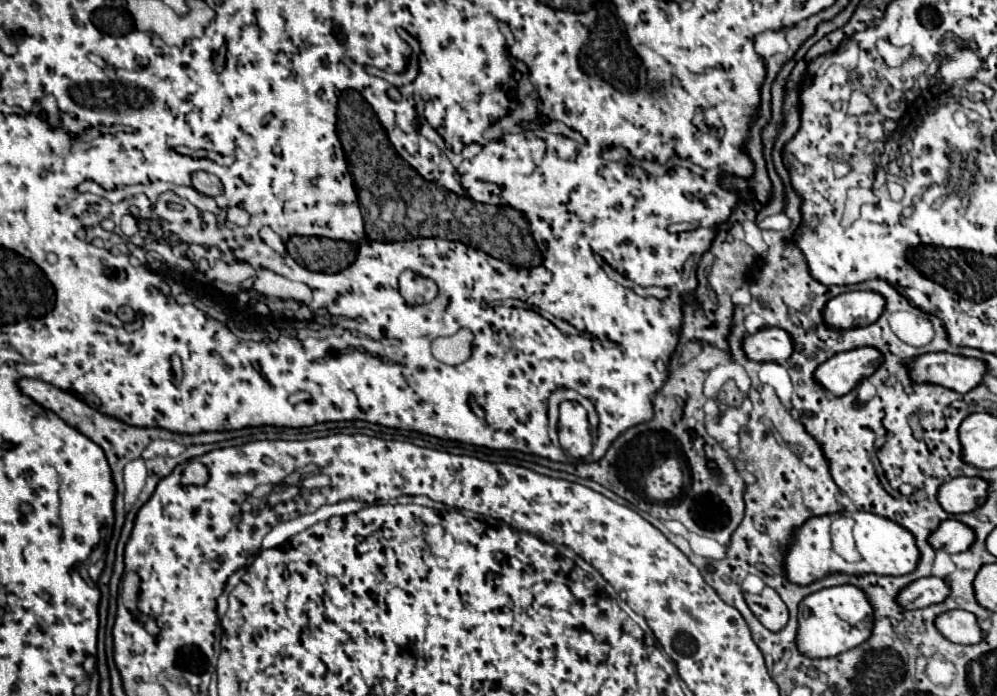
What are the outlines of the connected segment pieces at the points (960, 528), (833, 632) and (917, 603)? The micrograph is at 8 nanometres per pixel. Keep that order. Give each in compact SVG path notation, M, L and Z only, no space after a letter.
M955 519L943 521L931 535L929 535L929 545L937 551L947 551L947 553L961 553L969 549L969 543L973 543L973 531L965 527L963 523Z
M853 585L829 587L829 589L821 589L817 593L807 595L799 603L797 623L799 623L797 627L799 653L811 659L835 657L843 651L849 651L861 645L865 639L869 639L873 629L873 607L869 607L865 593L857 591L857 587Z
M925 577L903 587L897 593L895 601L899 607L913 611L929 607L933 603L941 603L945 595L949 595L949 587L945 587L945 581L941 577Z

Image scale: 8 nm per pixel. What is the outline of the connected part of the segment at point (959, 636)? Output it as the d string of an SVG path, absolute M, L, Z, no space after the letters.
M961 609L945 611L935 617L935 627L945 639L949 639L953 643L973 645L973 643L981 641L979 623L977 623L975 615L969 611L961 611Z

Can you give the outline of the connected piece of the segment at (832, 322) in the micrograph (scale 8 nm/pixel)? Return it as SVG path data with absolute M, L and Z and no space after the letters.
M871 291L843 293L827 301L821 315L829 329L853 329L865 327L879 319L885 307L885 299Z

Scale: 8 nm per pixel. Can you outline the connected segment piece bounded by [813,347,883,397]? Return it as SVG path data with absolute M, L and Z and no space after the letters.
M859 347L857 351L845 351L821 363L815 369L813 379L833 397L841 397L867 379L881 365L881 361L881 353L873 351L873 347Z

